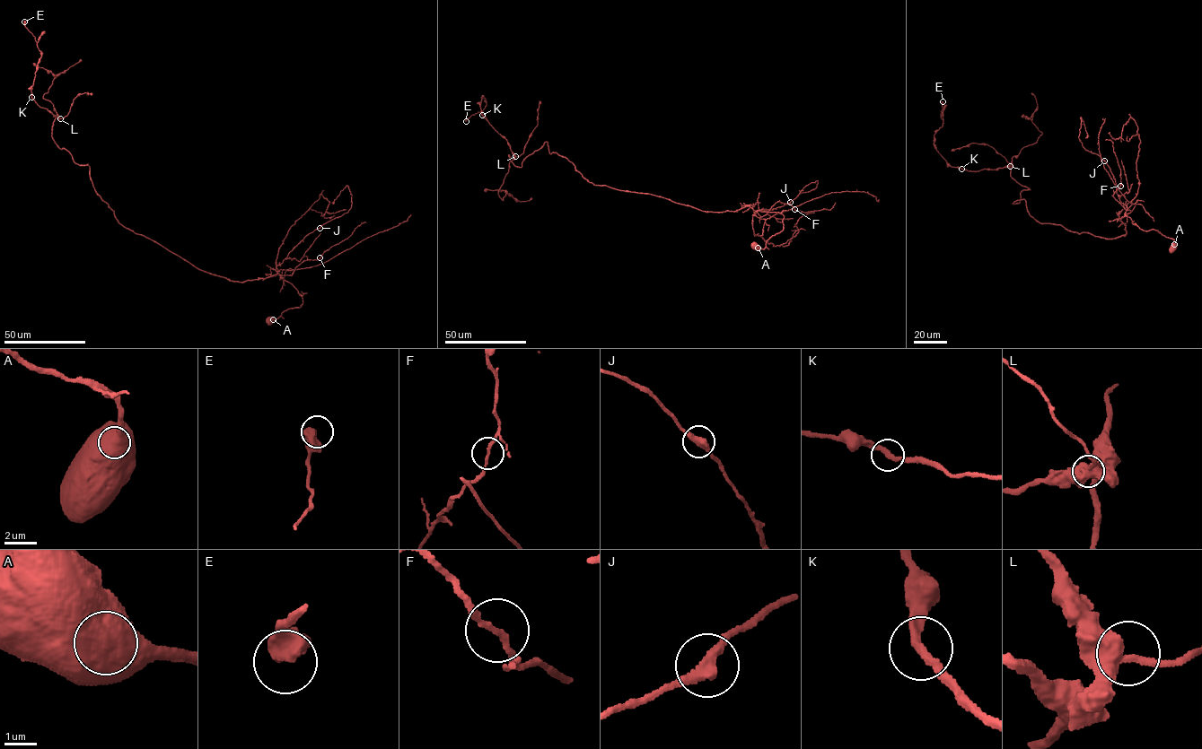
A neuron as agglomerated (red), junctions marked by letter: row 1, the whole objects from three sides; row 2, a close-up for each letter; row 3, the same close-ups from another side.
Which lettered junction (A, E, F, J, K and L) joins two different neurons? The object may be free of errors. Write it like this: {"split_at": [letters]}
{"split_at": []}

